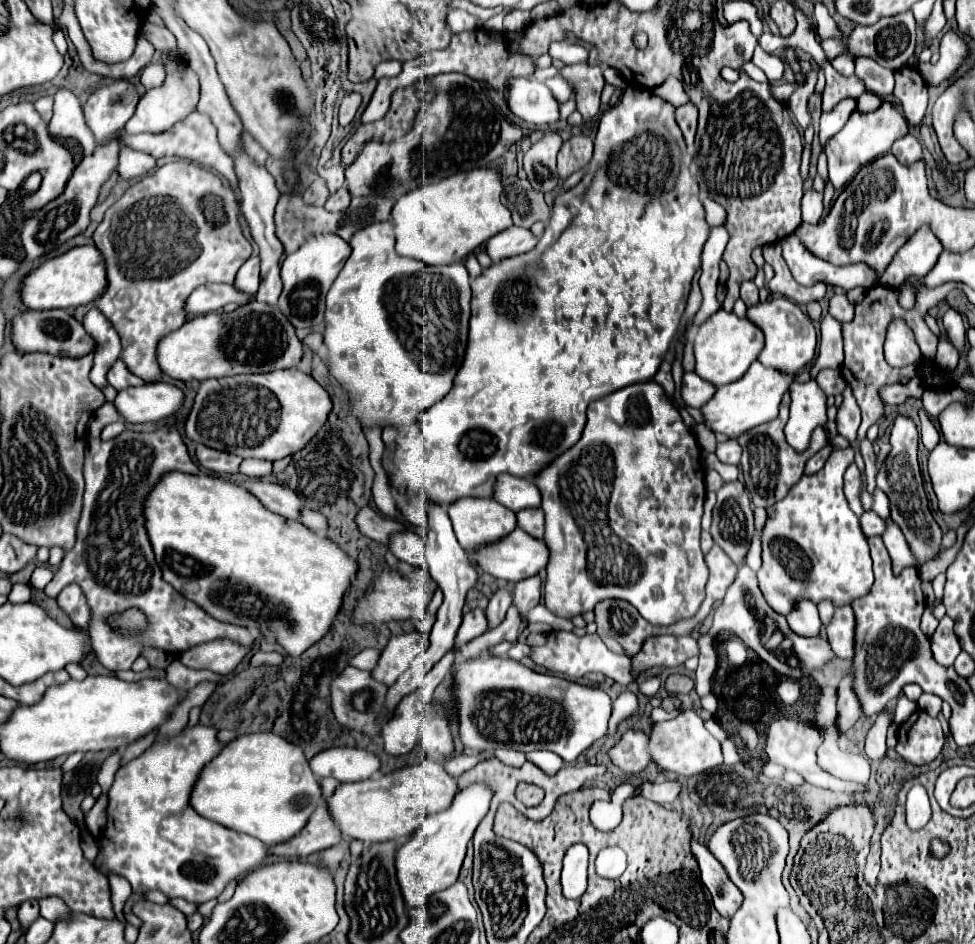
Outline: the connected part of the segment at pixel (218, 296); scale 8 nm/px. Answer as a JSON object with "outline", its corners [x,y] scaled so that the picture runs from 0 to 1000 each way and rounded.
{"outline":[[[212,300],[202,304],[190,319],[190,332],[192,336],[202,336],[202,334],[210,334],[216,329],[227,329],[233,321],[255,321],[259,319],[259,313],[247,313],[243,306],[239,306],[239,302],[231,302],[231,300]]]}

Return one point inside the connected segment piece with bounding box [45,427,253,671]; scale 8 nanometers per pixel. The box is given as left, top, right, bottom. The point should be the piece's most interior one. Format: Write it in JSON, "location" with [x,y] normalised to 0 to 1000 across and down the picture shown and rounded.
{"location":[116,594]}

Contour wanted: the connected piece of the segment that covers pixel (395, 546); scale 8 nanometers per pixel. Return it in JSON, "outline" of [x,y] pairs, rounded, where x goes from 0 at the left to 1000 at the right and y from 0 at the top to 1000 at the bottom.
{"outline":[[[411,563],[399,569],[399,584],[409,592],[426,601],[438,603],[436,596],[436,571],[426,563]]]}

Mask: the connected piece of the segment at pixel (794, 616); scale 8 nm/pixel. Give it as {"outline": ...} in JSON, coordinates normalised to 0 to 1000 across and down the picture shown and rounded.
{"outline":[[[819,637],[819,641],[815,641],[815,645],[807,651],[807,658],[811,666],[822,675],[840,675],[844,664],[838,641],[832,637]]]}

